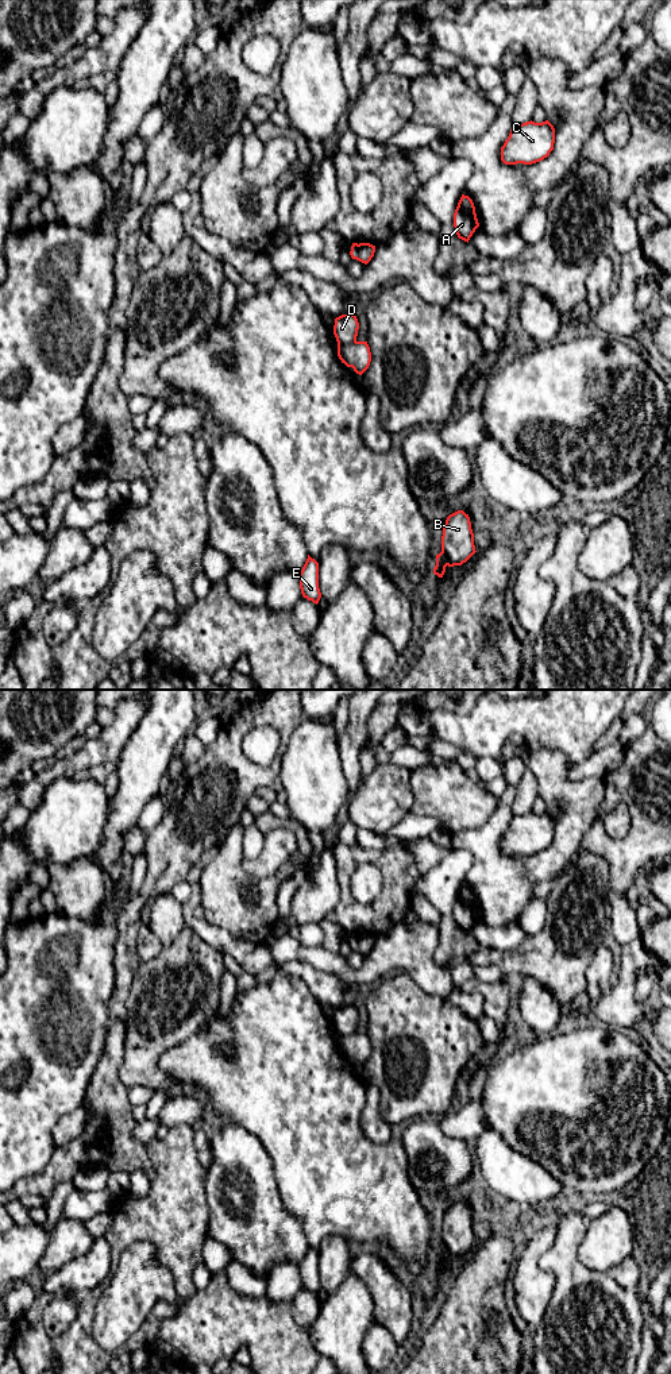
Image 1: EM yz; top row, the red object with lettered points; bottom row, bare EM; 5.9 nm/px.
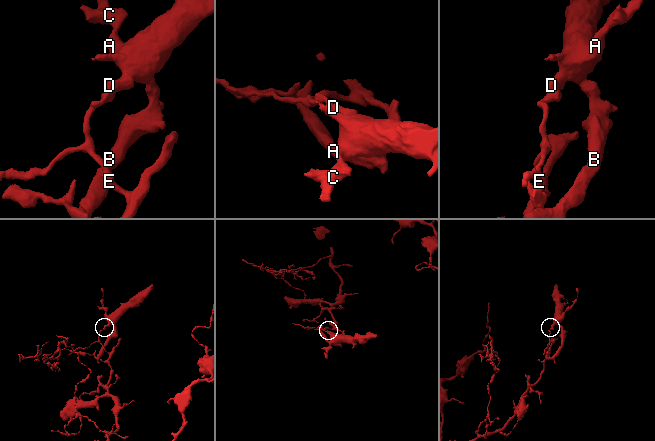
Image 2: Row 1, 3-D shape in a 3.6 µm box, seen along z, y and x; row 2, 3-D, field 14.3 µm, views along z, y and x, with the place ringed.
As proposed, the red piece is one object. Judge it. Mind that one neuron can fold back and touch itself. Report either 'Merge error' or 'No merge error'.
Merge error

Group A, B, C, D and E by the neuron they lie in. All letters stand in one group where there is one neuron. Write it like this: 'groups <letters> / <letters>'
groups A B C D / E

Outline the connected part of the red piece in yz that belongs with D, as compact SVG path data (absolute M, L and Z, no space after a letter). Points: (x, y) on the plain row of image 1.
M342 1006L335 1010L333 1026L338 1037L356 1033L359 1014L355 1006Z

